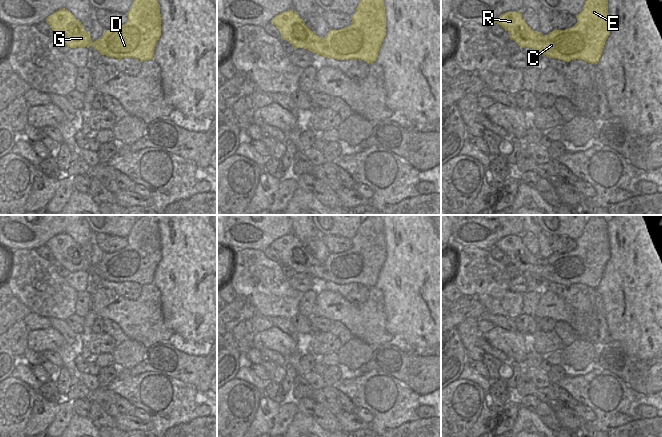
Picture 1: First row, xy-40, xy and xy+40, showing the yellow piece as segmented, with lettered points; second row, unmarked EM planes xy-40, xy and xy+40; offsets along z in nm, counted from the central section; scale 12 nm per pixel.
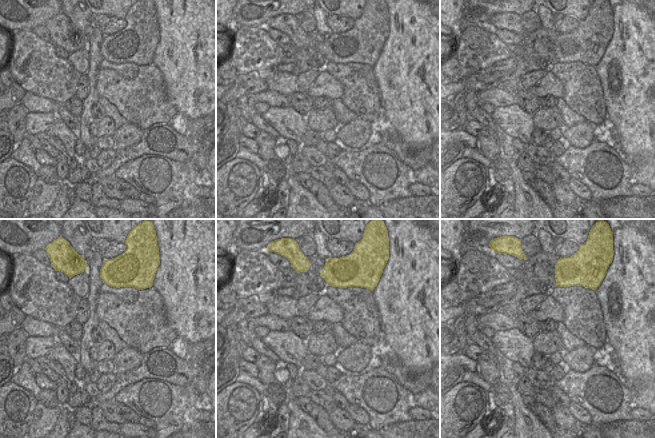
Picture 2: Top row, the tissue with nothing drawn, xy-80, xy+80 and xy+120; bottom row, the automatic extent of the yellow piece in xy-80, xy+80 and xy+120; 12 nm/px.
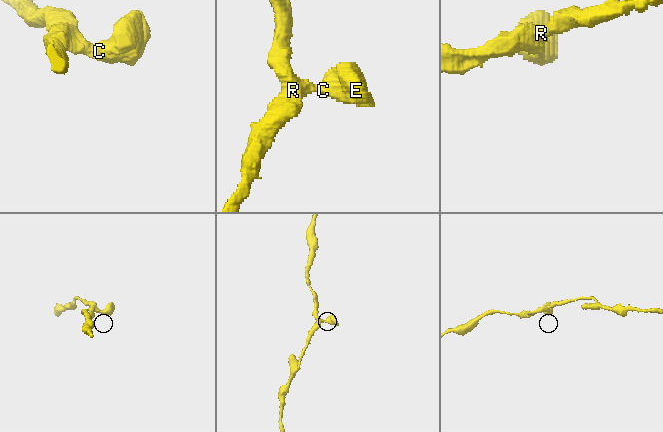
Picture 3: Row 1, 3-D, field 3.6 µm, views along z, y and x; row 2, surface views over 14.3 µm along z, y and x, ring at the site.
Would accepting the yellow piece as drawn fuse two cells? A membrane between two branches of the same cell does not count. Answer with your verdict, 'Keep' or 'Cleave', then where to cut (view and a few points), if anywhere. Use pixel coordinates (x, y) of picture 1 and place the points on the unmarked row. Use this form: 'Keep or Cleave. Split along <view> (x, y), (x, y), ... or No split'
Keep. No split

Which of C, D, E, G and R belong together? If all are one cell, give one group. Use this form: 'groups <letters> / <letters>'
groups C D E G R

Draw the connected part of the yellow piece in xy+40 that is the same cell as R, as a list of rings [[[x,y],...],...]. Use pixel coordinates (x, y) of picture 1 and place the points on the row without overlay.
[[[593,215],[576,242],[577,247],[573,251],[554,253],[547,259],[533,255],[521,235],[505,236],[494,247],[508,255],[510,263],[521,272],[529,271],[565,286],[578,283],[596,289],[610,259],[608,222],[602,215]]]

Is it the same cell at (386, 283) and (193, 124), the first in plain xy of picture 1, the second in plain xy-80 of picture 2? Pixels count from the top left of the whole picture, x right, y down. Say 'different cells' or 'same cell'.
different cells

